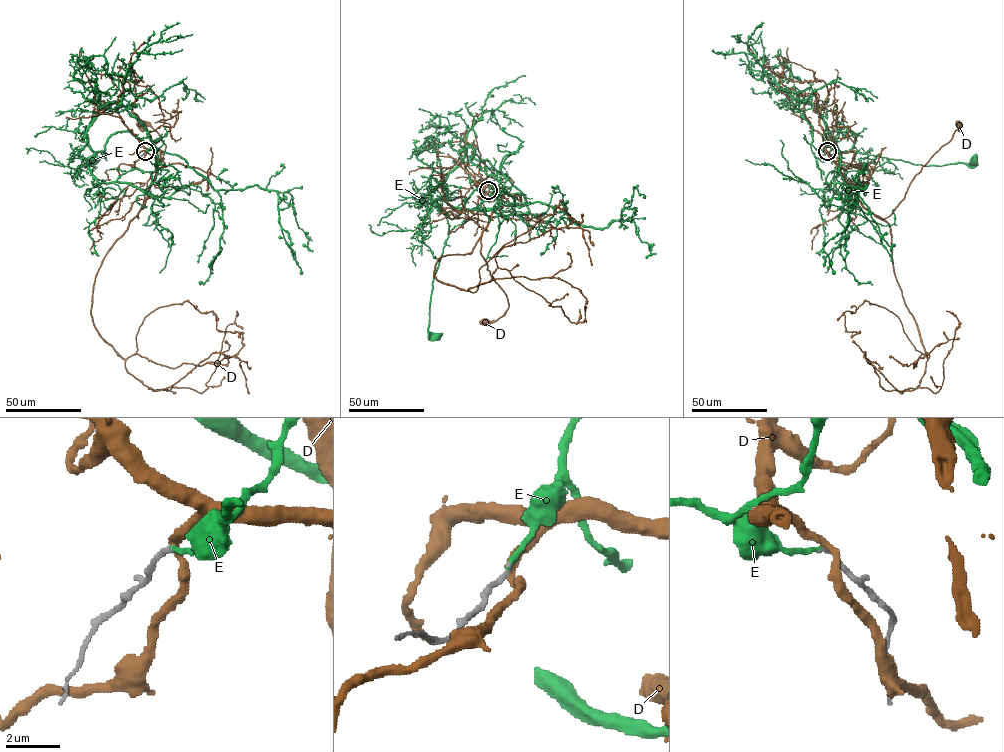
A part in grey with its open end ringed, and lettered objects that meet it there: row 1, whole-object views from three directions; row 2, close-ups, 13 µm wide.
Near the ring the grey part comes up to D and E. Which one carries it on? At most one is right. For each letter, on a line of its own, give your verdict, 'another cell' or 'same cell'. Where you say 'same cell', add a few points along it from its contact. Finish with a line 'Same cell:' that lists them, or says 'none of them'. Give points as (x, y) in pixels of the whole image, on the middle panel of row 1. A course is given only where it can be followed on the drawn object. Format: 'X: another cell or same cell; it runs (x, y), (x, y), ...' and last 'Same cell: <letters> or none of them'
D: another cell
E: same cell; it runs (488, 190), (496, 175), (470, 161), (459, 163), (429, 193), (448, 224), (429, 310), (428, 330), (436, 337)
Same cell: E

